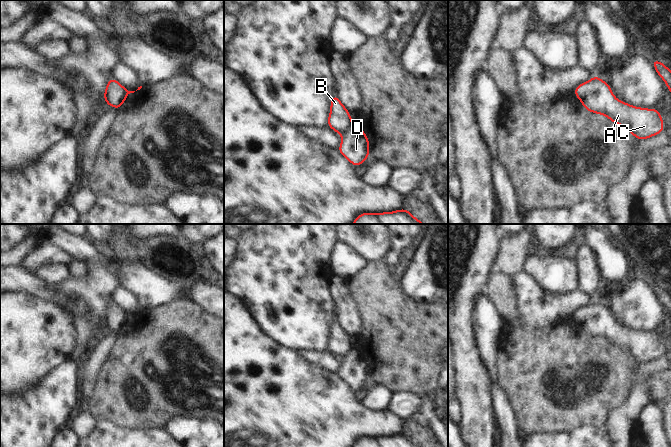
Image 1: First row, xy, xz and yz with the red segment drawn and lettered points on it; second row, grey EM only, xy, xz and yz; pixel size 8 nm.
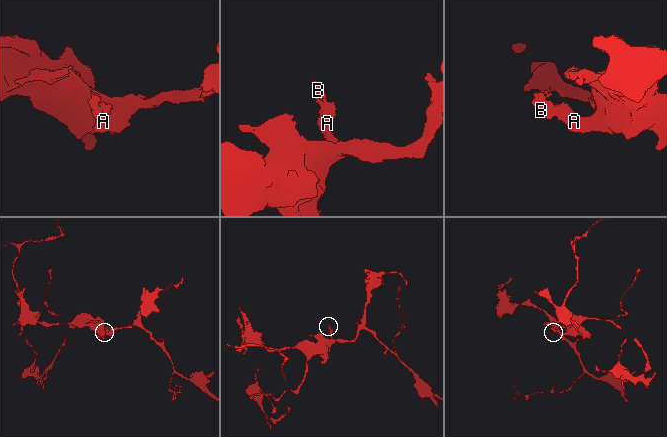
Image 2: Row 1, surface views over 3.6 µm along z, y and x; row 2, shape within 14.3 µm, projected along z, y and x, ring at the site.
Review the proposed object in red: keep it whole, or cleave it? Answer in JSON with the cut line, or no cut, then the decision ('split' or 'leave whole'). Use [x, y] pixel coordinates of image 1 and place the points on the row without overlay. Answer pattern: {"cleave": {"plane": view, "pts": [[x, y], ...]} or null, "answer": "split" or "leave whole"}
{"cleave": {"plane": "xz", "pts": [[352, 349], [342, 359]]}, "answer": "split"}

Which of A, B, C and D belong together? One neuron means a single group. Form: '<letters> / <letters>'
A C D / B

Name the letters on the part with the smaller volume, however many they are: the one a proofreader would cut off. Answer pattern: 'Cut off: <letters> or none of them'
Cut off: B

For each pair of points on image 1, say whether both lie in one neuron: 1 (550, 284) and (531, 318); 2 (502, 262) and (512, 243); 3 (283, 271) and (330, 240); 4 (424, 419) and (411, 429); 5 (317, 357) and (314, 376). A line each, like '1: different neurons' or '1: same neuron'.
1: different neurons
2: same neuron
3: same neuron
4: different neurons
5: different neurons

